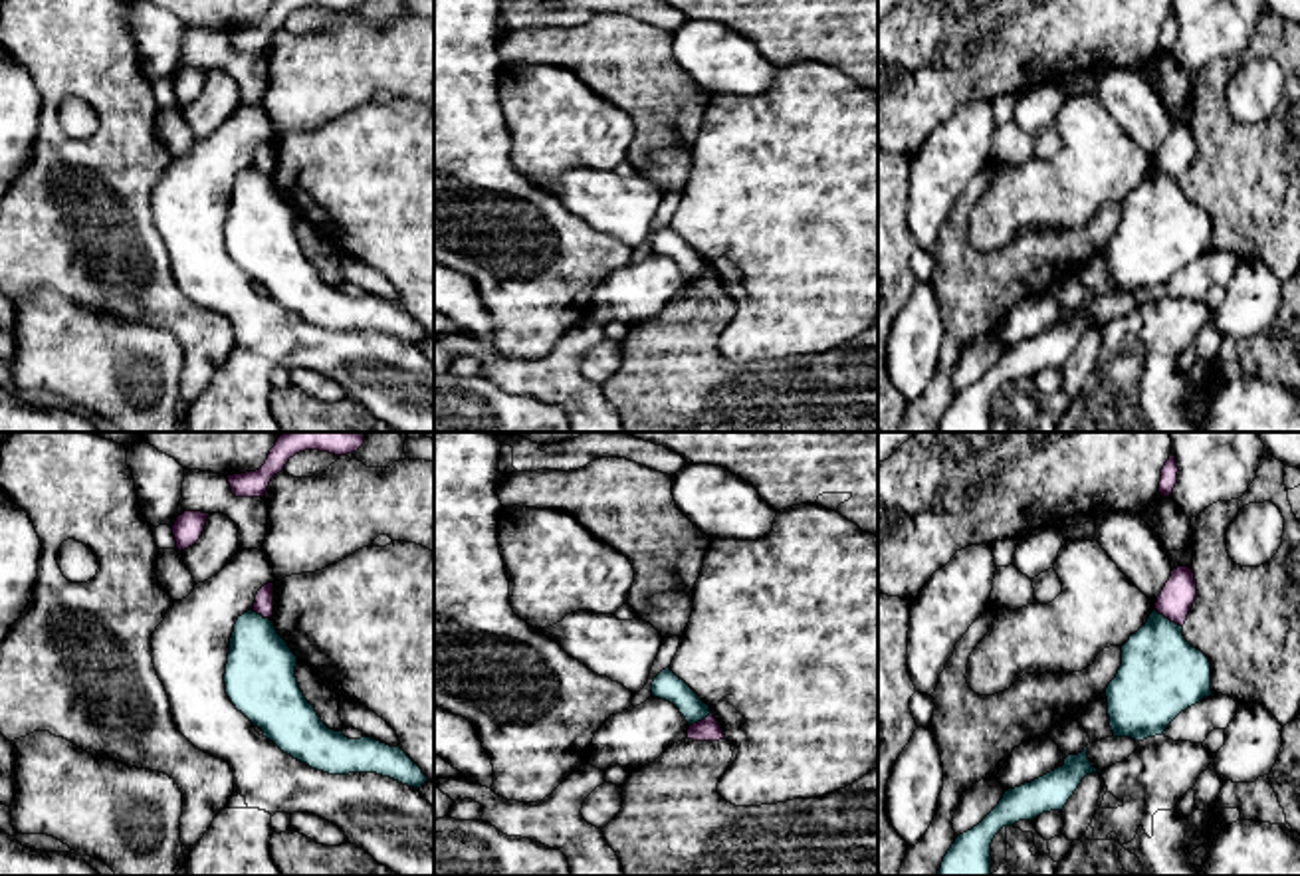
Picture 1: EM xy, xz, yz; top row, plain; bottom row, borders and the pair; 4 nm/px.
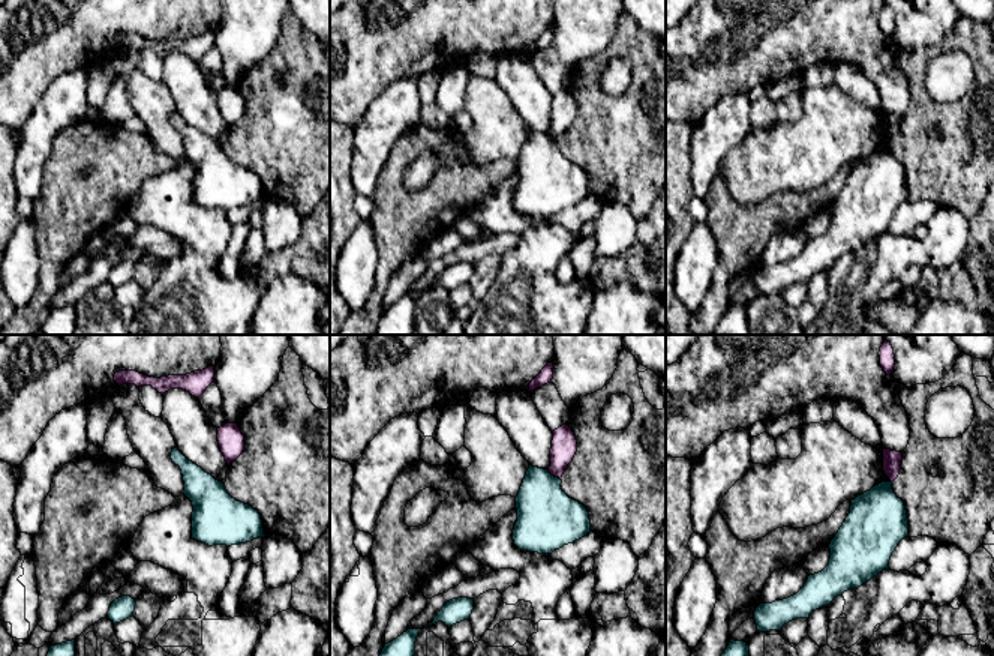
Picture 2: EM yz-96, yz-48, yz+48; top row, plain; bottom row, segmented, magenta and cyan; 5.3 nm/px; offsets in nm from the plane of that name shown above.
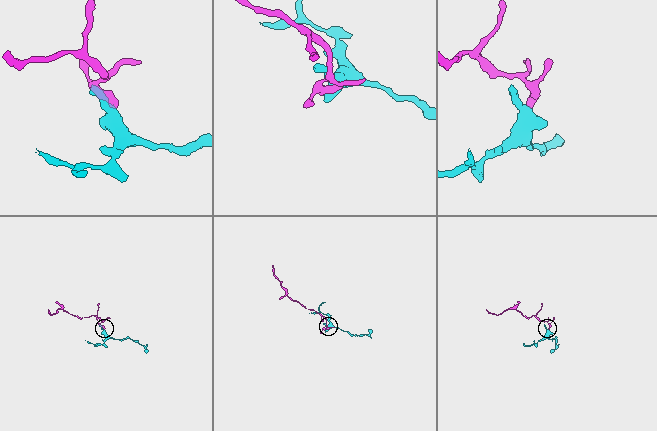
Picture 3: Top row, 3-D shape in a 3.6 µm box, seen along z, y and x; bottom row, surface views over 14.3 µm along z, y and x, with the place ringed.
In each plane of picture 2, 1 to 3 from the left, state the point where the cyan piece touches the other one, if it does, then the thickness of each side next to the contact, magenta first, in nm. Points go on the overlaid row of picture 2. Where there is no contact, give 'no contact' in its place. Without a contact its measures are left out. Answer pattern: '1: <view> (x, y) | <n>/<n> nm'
1: no contact
2: yz-48 (553, 475) | 140/320 nm
3: no contact

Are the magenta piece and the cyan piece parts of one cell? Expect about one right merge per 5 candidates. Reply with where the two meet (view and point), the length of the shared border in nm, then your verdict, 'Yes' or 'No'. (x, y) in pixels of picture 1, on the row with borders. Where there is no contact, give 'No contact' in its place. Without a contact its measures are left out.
Touches magenta at yz (1168, 617). Shared border 140 nm. No

